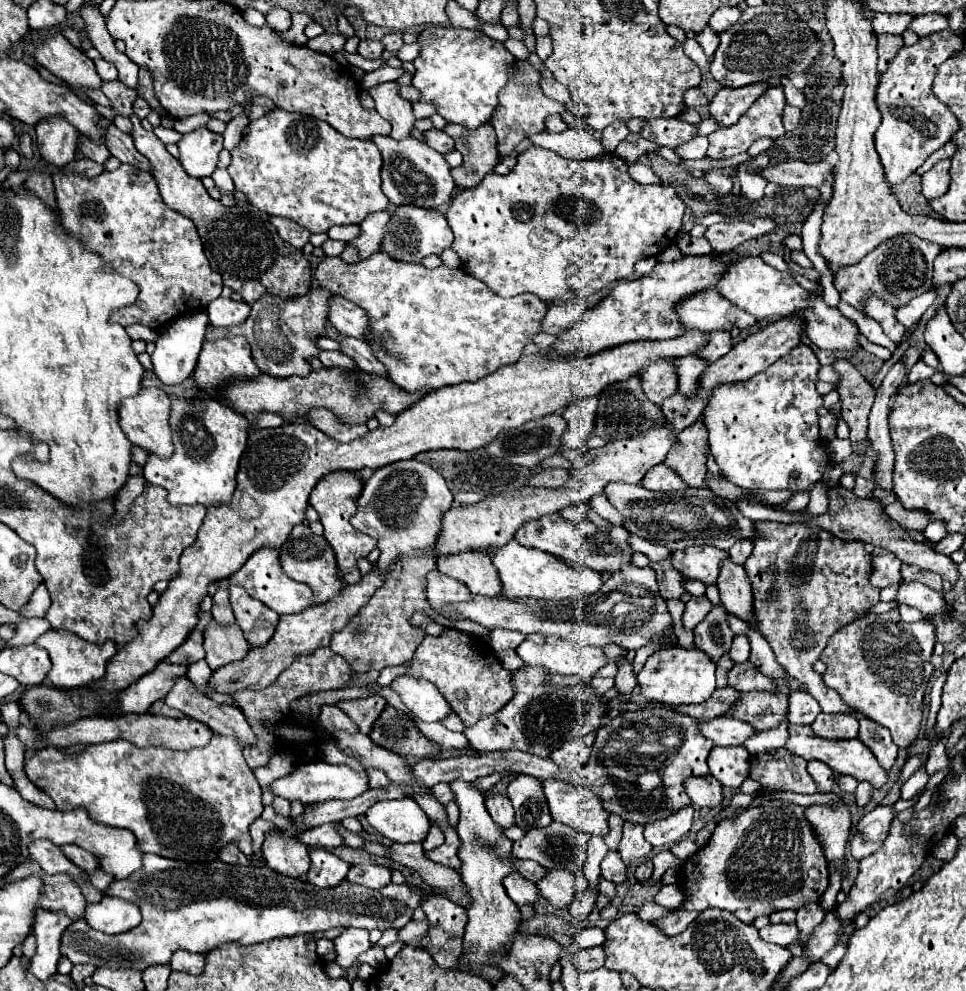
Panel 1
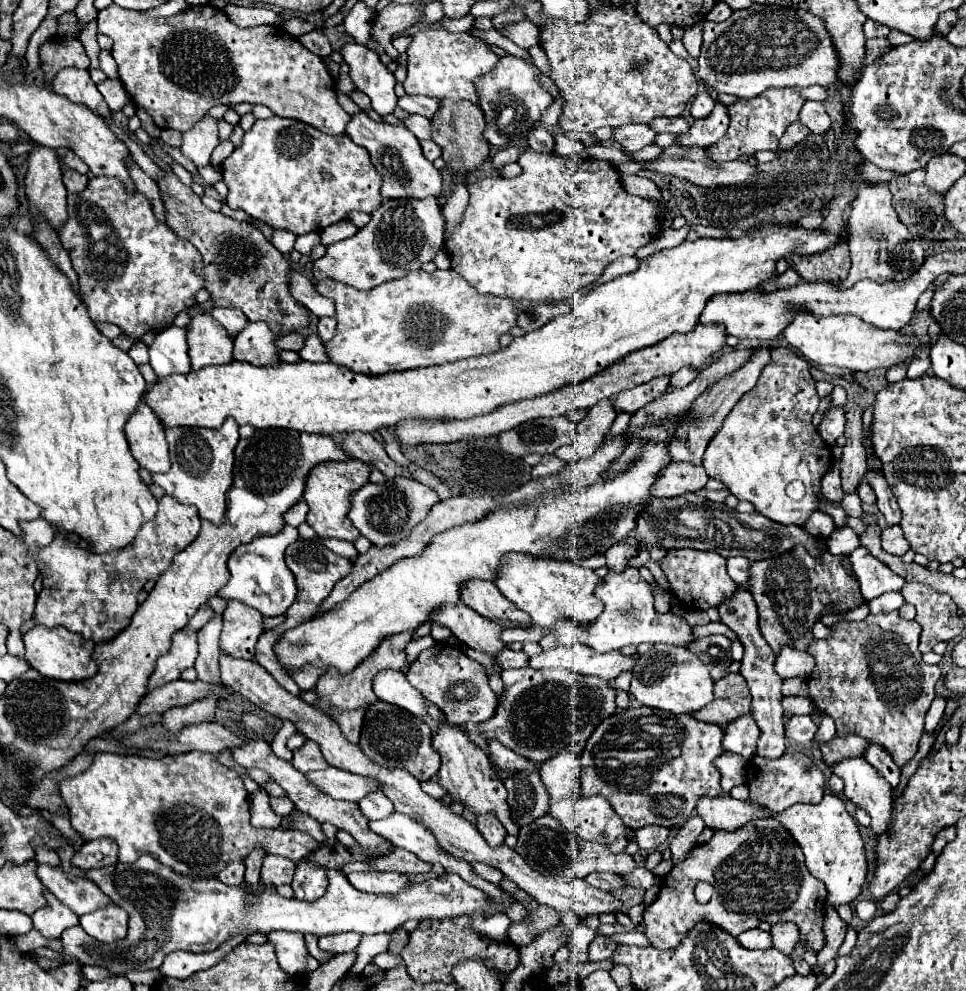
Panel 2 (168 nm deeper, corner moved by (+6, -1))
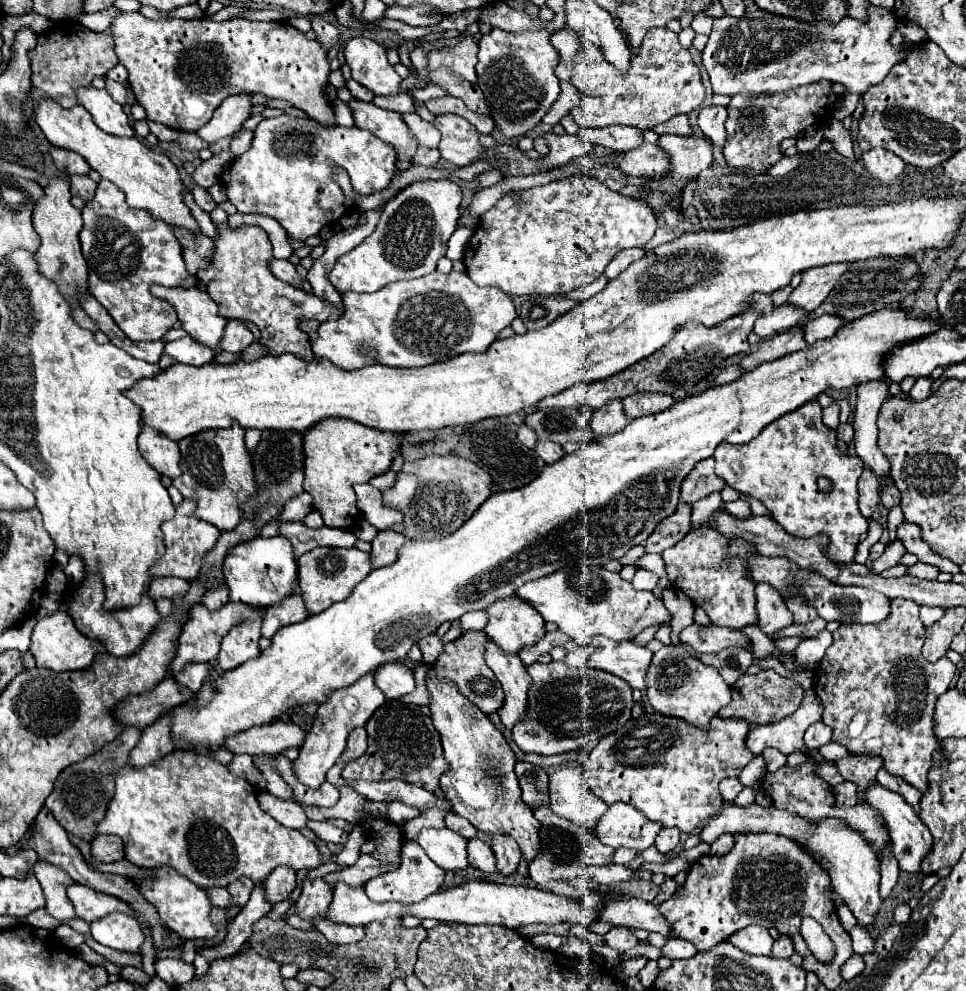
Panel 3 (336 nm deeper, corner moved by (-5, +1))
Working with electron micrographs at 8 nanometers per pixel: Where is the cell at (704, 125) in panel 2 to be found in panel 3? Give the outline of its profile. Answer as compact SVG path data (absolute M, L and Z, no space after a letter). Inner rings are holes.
M662 135L660 141L658 141L658 145L670 153L670 157L672 157L672 171L670 171L668 177L664 177L664 179L660 179L660 181L658 181L658 179L650 179L650 181L648 181L648 187L652 189L652 195L640 197L640 199L644 199L644 201L654 209L654 213L660 213L660 209L662 209L662 205L664 205L664 195L670 195L670 197L672 197L672 205L674 205L674 207L680 207L680 201L682 201L682 199L680 199L680 193L682 193L684 185L686 185L688 181L692 181L694 177L698 177L700 171L708 169L708 167L712 165L712 161L714 161L714 157L712 157L714 143L712 143L712 139L708 139L708 137L696 137L696 135L692 135L692 137Z

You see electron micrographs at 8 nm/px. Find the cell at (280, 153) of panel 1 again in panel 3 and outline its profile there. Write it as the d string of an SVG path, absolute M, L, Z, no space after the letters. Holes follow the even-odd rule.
M280 115L272 119L264 119L258 123L254 131L252 147L236 157L230 165L230 171L222 173L222 185L226 187L226 195L230 203L238 209L238 213L260 213L274 217L292 239L304 241L310 235L318 235L320 229L328 223L338 221L348 213L354 205L346 195L342 199L342 189L332 181L332 167L344 167L350 175L352 189L358 195L370 195L374 191L384 189L394 173L396 167L396 151L388 143L374 137L370 131L362 131L358 127L324 127L314 119L296 119L290 115Z

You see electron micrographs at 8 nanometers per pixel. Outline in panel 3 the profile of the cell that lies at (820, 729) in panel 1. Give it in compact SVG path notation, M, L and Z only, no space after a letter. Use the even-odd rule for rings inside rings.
M850 753L848 757L836 759L834 765L838 767L840 775L846 781L852 781L858 785L858 793L862 793L876 777L878 769L882 767L882 757L858 757Z

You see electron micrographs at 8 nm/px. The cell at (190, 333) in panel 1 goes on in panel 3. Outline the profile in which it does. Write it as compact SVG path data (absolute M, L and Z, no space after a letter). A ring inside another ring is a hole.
M182 337L182 339L176 339L176 341L170 341L164 345L164 353L168 353L176 363L182 363L182 365L206 365L214 359L214 351L204 347L202 343L194 341L192 337Z

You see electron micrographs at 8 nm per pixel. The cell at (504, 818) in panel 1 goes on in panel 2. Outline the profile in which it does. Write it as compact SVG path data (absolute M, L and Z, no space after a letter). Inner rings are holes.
M483 815L477 819L475 827L479 829L479 833L483 835L483 839L487 841L489 847L501 847L503 839L507 835L507 831L503 829L503 825L495 819L495 815Z

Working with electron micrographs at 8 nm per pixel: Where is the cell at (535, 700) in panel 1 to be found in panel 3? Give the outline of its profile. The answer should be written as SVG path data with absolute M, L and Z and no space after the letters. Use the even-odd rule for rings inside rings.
M552 661L548 665L532 663L526 667L528 675L532 677L532 685L528 689L528 711L522 721L516 723L512 729L514 743L524 753L536 753L542 757L562 755L570 751L578 751L582 747L592 747L600 737L610 735L618 731L622 725L626 725L632 719L632 687L614 677L612 673L582 667L582 669L570 669L562 661Z

